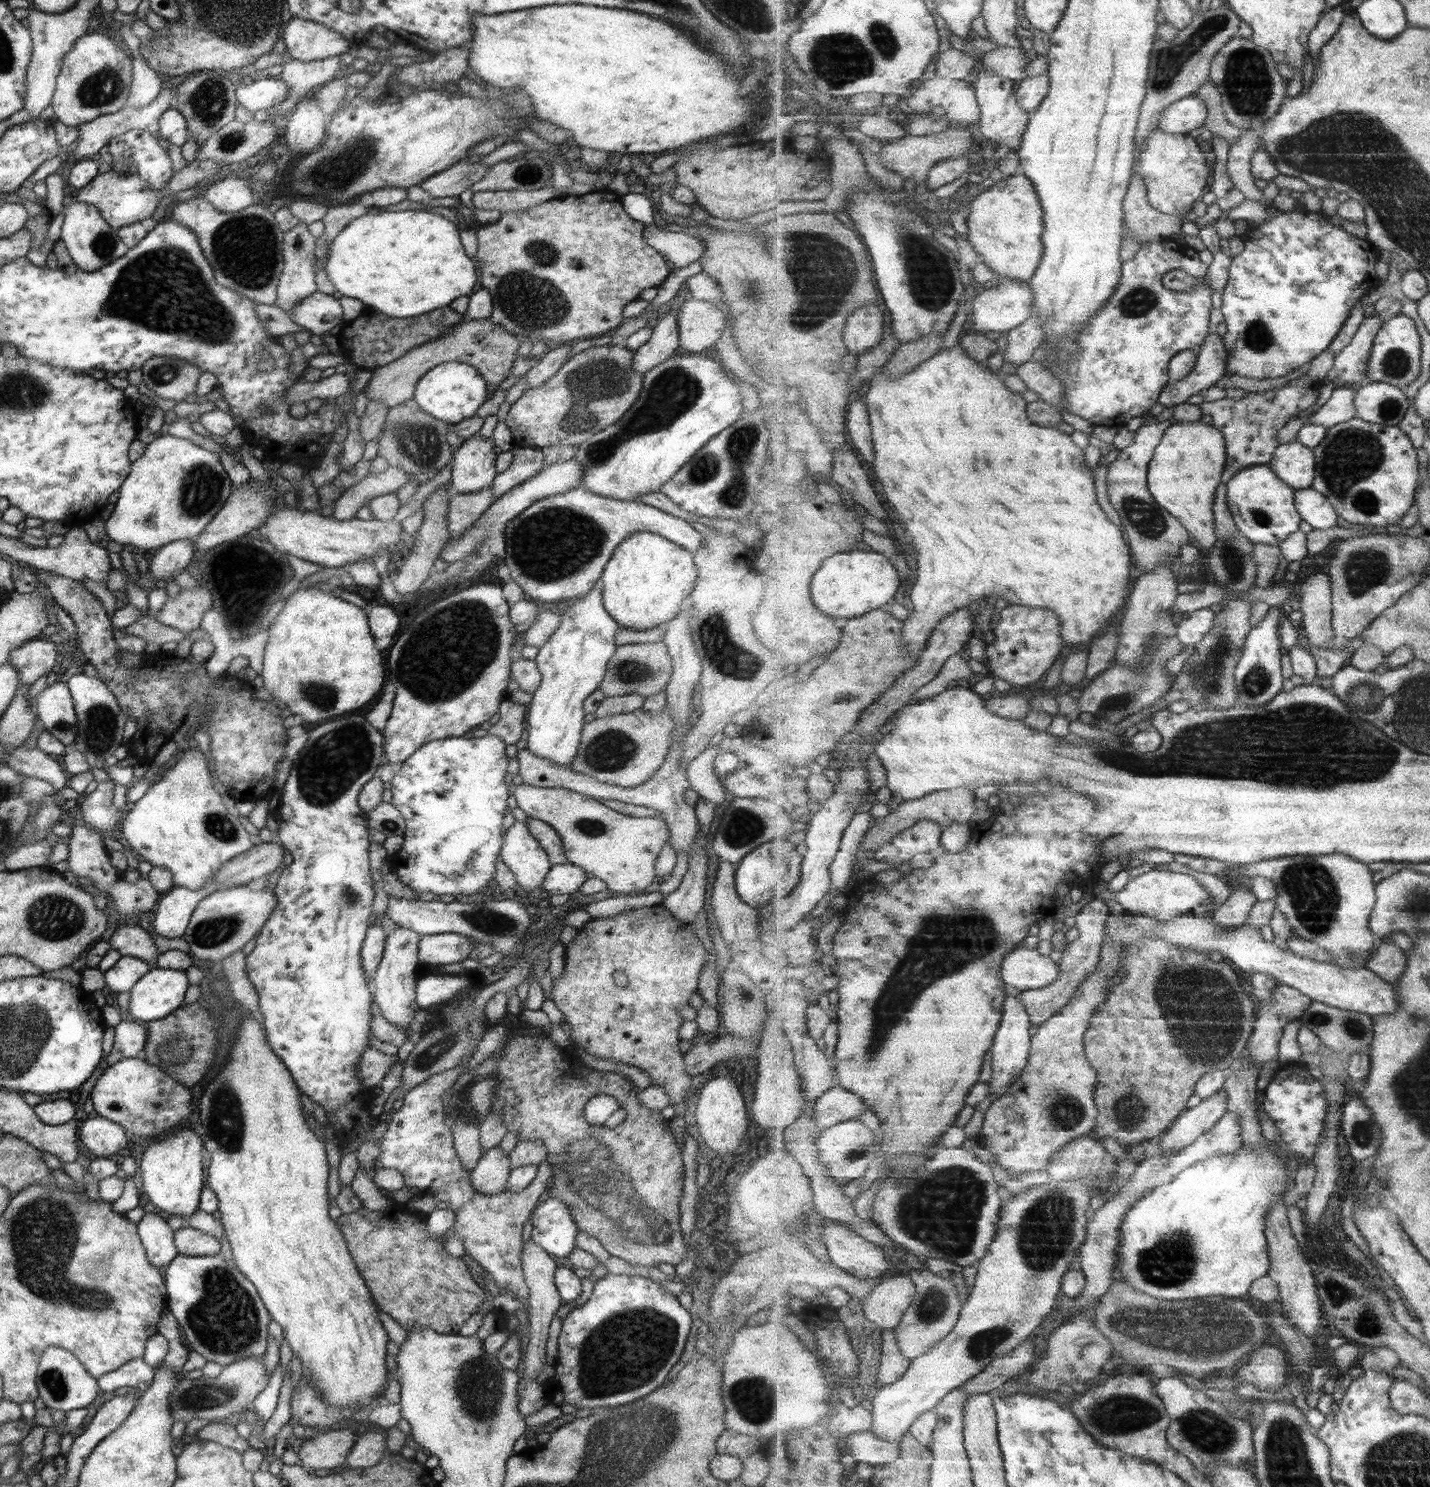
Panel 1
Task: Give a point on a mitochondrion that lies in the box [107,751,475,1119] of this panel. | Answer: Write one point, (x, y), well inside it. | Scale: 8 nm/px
(212, 931)

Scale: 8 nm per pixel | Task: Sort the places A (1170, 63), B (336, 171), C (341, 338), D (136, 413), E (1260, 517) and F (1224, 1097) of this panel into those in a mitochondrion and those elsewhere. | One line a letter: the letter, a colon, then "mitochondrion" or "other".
A: mitochondrion
B: mitochondrion
C: other
D: other
E: mitochondrion
F: other

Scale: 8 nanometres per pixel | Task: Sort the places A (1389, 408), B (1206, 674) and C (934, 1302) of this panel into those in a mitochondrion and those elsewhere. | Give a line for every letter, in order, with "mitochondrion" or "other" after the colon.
A: mitochondrion
B: mitochondrion
C: mitochondrion

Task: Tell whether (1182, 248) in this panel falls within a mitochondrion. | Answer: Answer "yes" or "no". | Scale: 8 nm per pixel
no

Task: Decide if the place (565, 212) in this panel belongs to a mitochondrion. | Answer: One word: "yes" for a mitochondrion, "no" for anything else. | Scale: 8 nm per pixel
no

